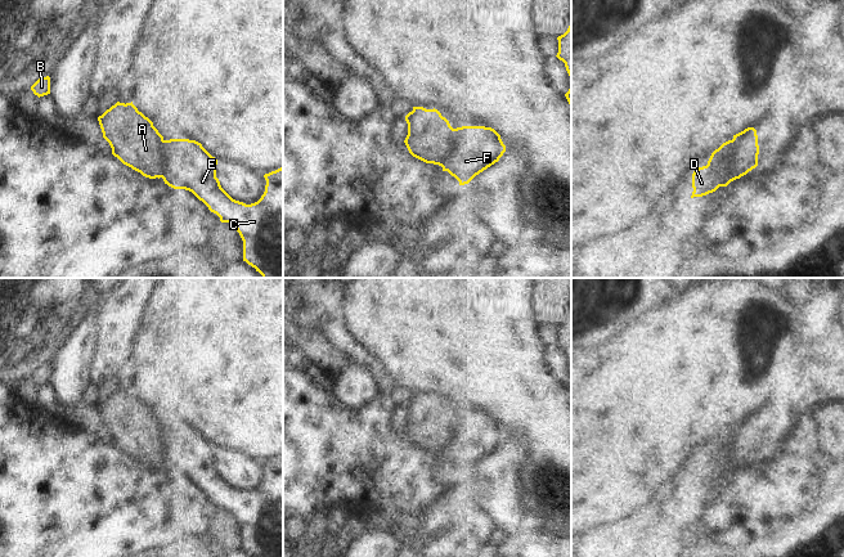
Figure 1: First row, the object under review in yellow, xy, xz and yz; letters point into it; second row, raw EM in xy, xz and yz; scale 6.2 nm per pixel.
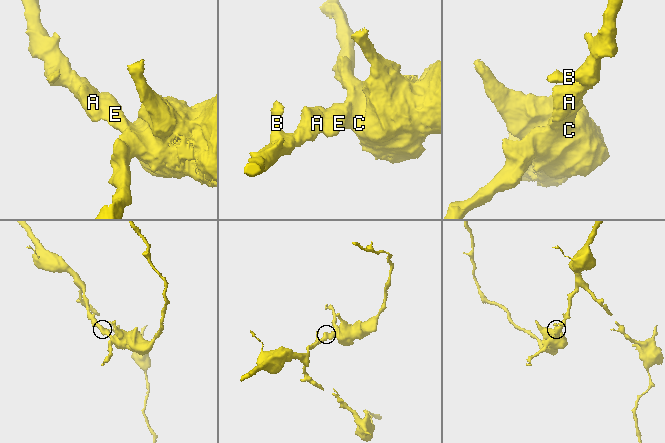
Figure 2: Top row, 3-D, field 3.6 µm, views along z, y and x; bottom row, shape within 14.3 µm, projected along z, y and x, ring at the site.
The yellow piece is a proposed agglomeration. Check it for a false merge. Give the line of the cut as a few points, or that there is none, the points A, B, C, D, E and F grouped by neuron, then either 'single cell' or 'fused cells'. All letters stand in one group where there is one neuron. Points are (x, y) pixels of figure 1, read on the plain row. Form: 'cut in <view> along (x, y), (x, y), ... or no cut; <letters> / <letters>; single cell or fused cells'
cut in yz along (718, 436), (730, 440), (728, 471); A B D / C E F; fused cells

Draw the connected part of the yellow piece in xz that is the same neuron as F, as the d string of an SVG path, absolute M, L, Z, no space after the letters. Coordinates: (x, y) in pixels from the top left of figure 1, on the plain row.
M462 414L454 417L457 427L443 459L454 464L459 473L494 453L506 440L500 423L491 415Z

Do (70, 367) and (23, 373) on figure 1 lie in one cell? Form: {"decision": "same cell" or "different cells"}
{"decision": "different cells"}

